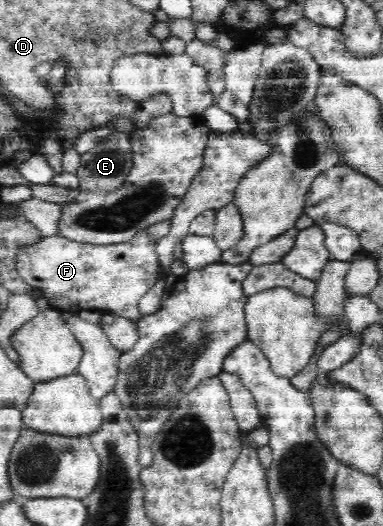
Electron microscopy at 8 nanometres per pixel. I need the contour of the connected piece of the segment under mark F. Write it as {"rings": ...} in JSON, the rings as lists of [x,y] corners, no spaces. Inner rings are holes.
{"rings":[[[146,230],[136,234],[130,242],[118,245],[76,242],[60,234],[43,237],[36,244],[20,248],[16,254],[16,270],[24,283],[40,291],[57,311],[109,312],[137,323],[142,317],[140,300],[160,278],[156,241]]]}

